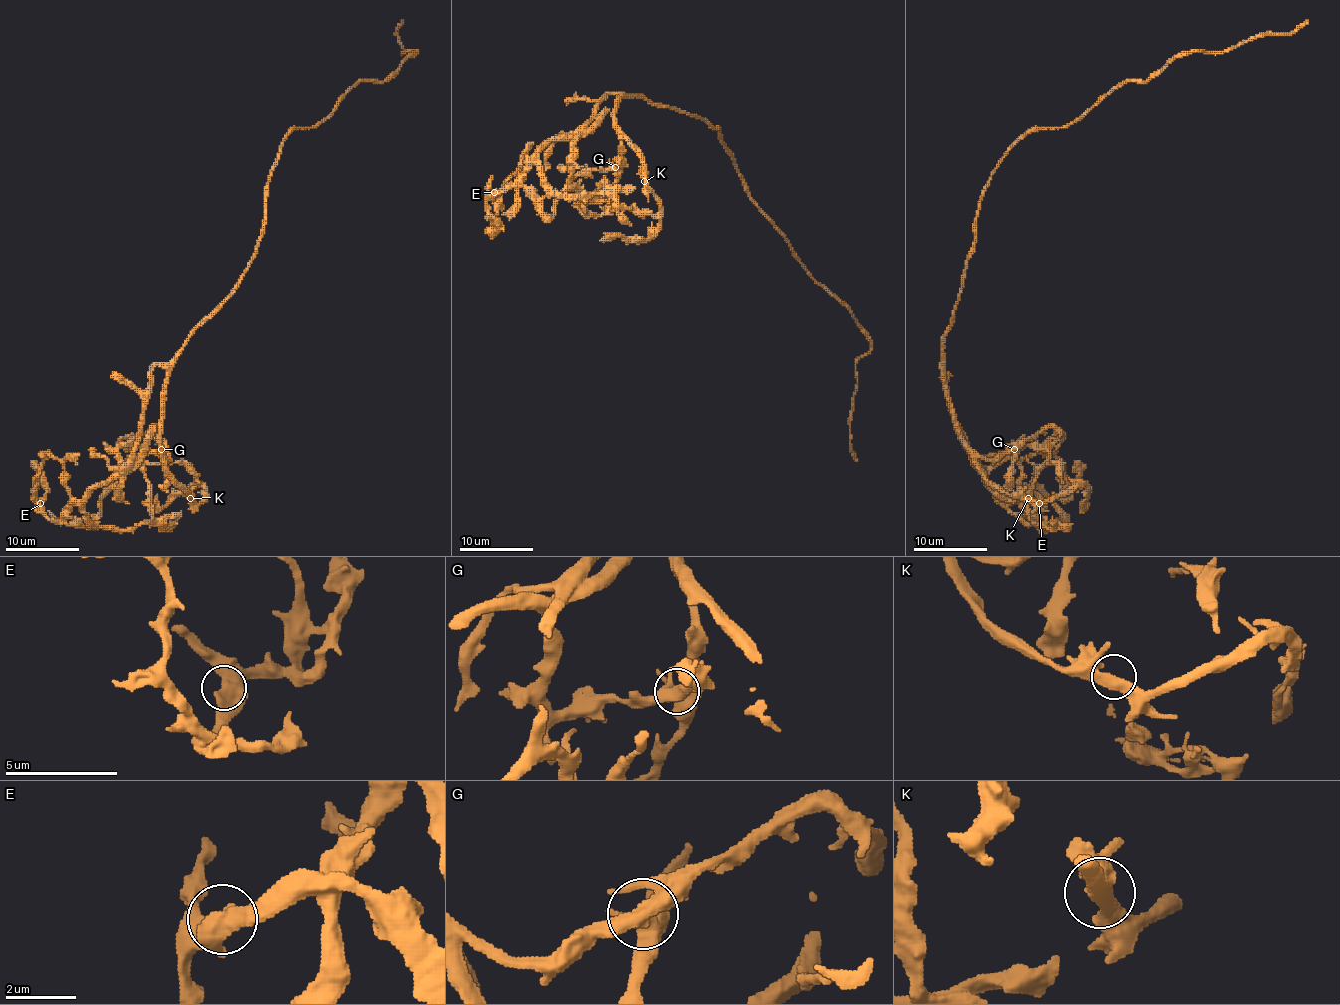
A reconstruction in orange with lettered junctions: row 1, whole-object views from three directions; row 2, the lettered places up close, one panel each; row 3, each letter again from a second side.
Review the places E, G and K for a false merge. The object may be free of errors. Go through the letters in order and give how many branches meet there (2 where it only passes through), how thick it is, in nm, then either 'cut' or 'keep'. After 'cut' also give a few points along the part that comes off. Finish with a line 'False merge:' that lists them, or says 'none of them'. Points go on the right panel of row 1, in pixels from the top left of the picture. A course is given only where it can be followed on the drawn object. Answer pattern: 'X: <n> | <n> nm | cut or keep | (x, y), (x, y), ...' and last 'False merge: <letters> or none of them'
E: 3 | 460 nm | keep
G: 4 | 360 nm | cut | (1013, 450), (991, 470), (999, 500), (1019, 492), (1021, 463), (1050, 453), (1067, 501)
K: 3 | 380 nm | keep
False merge: G

